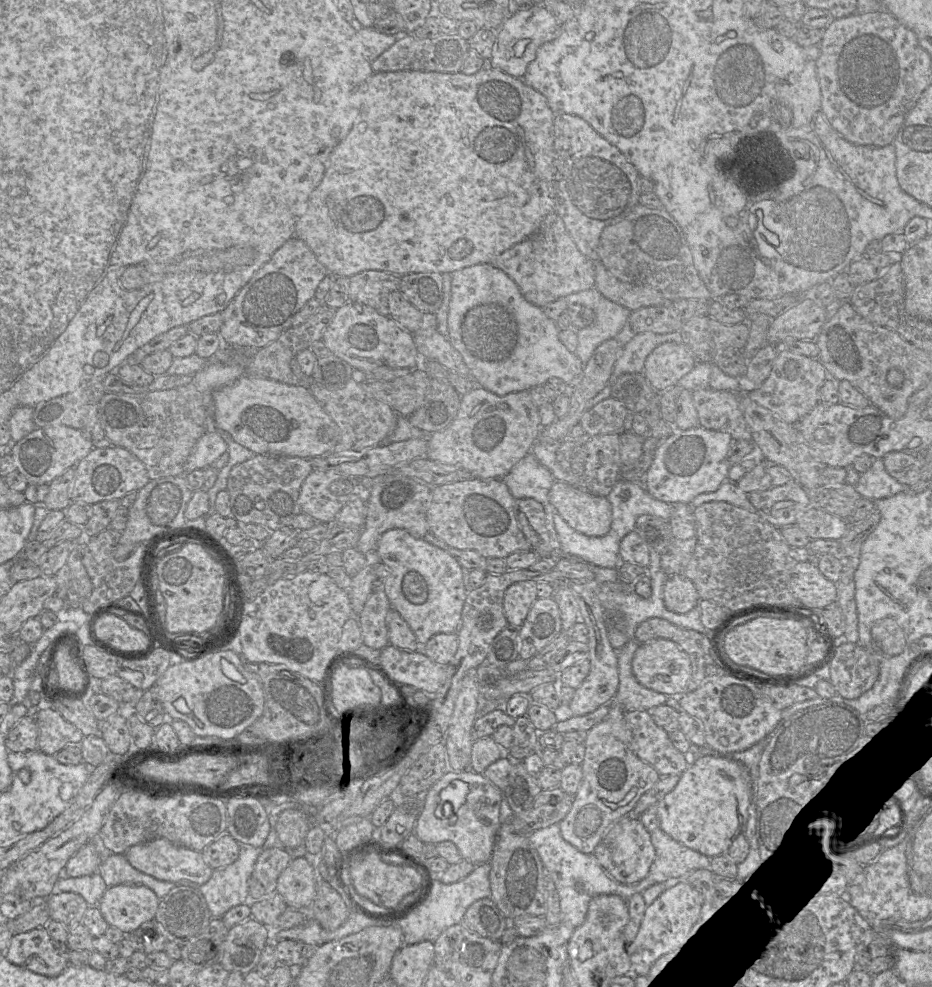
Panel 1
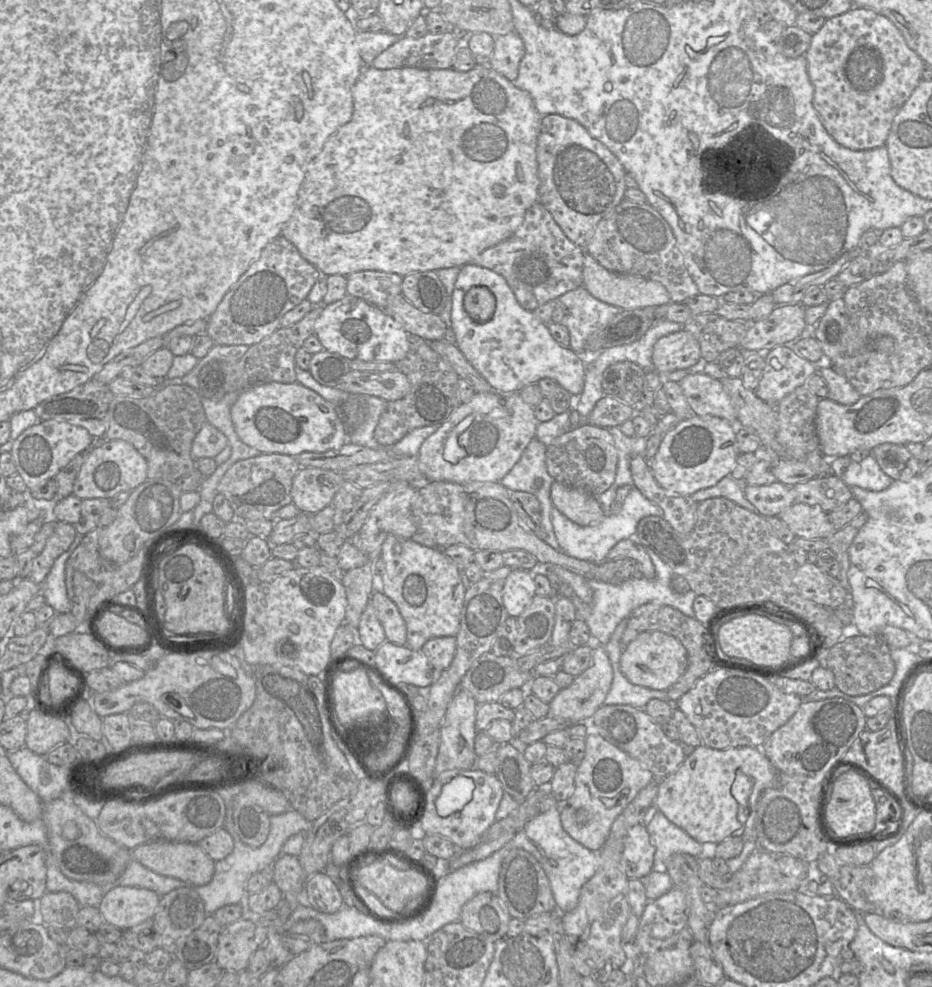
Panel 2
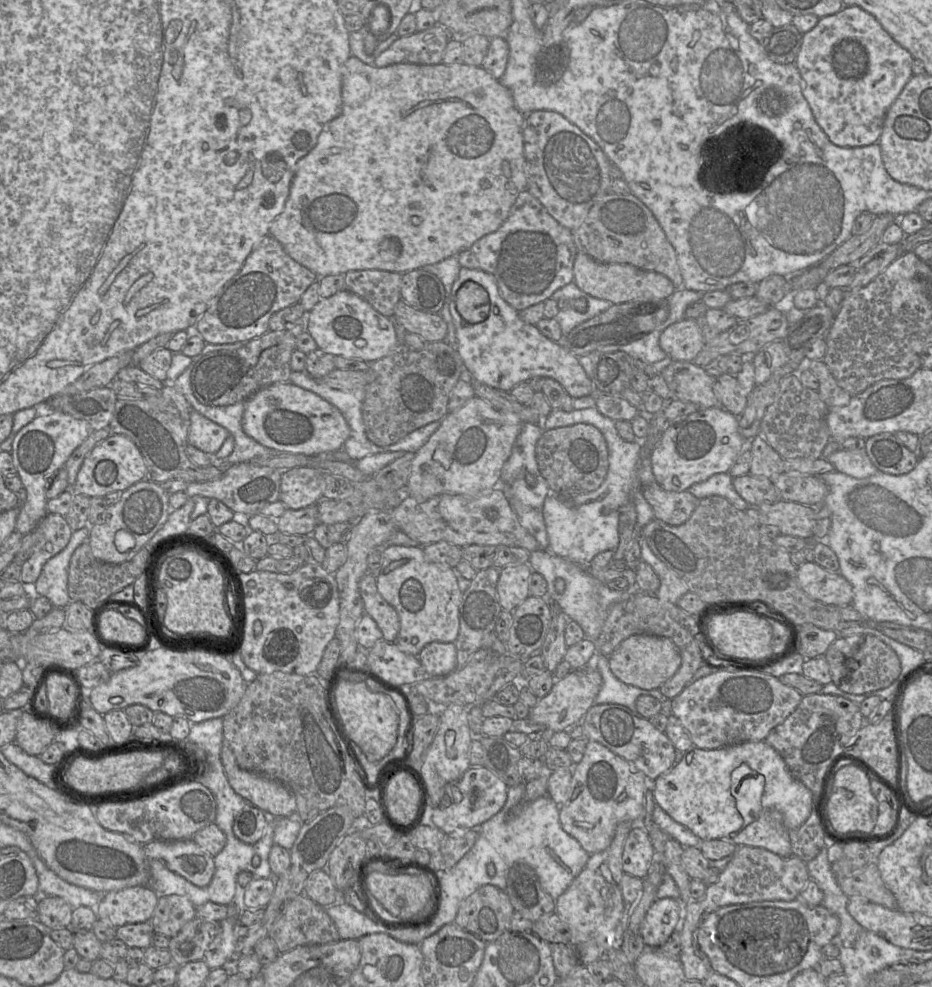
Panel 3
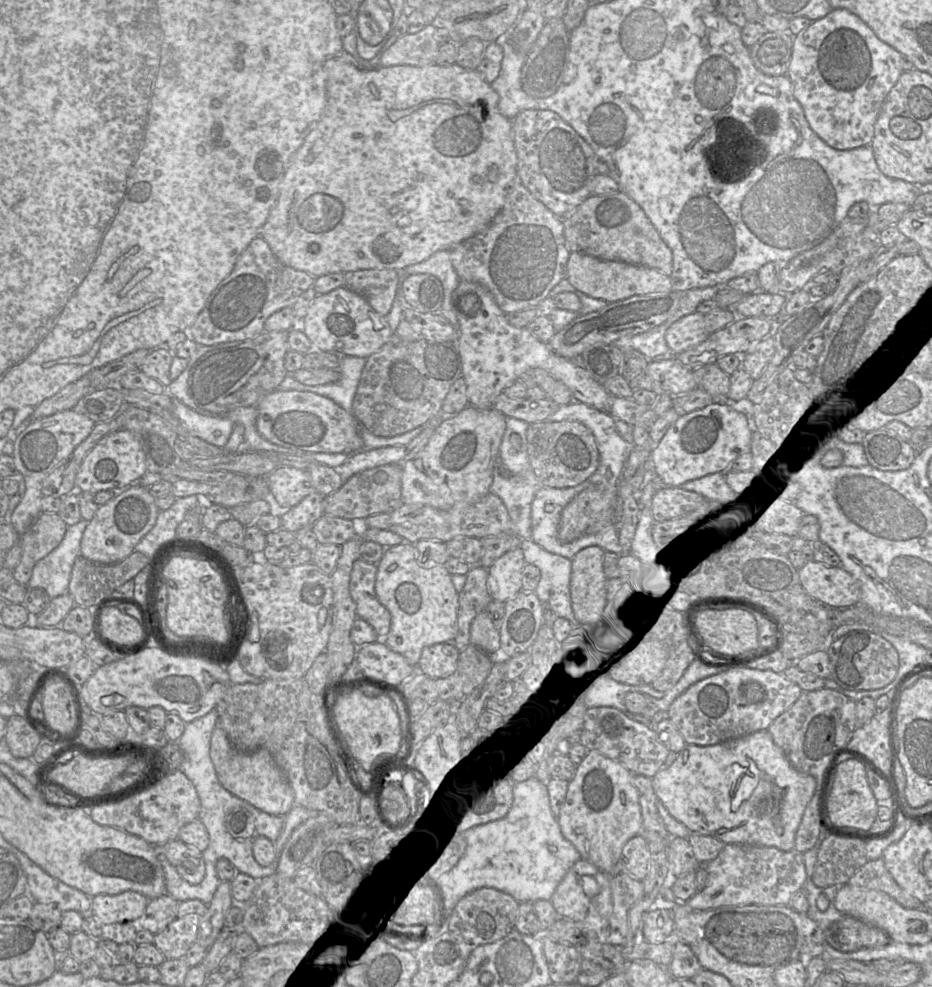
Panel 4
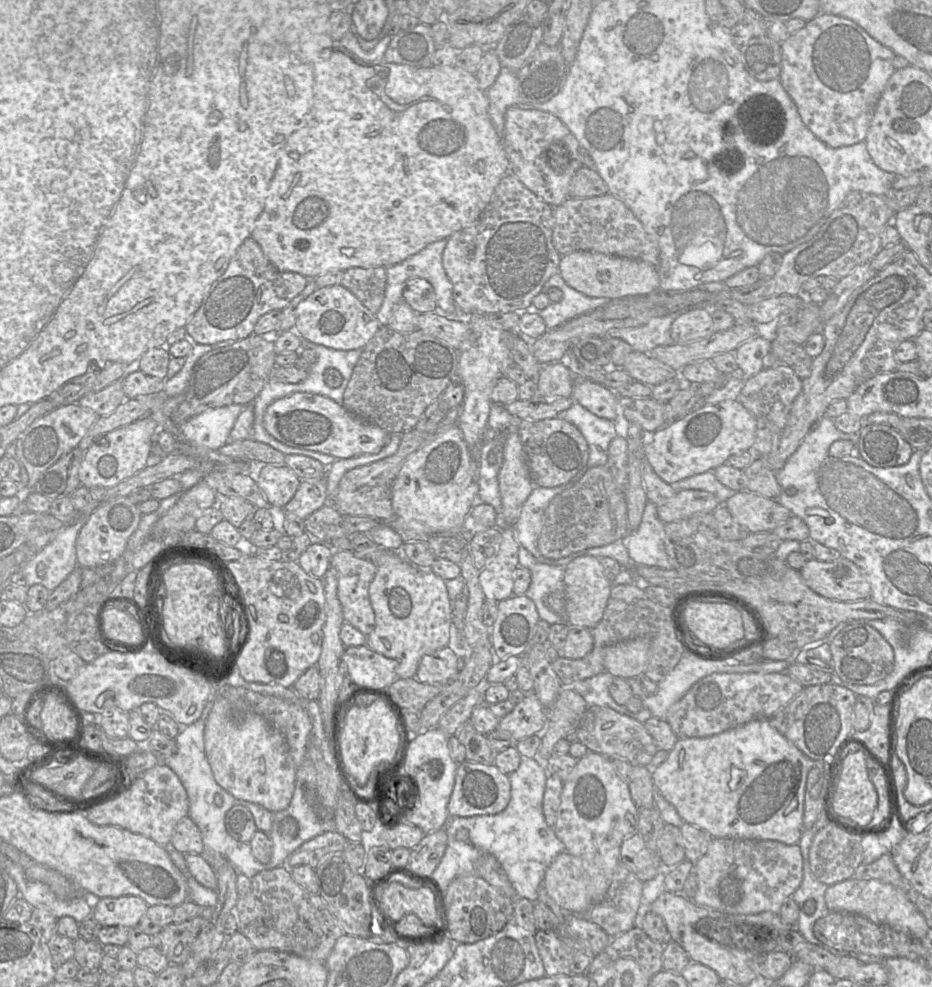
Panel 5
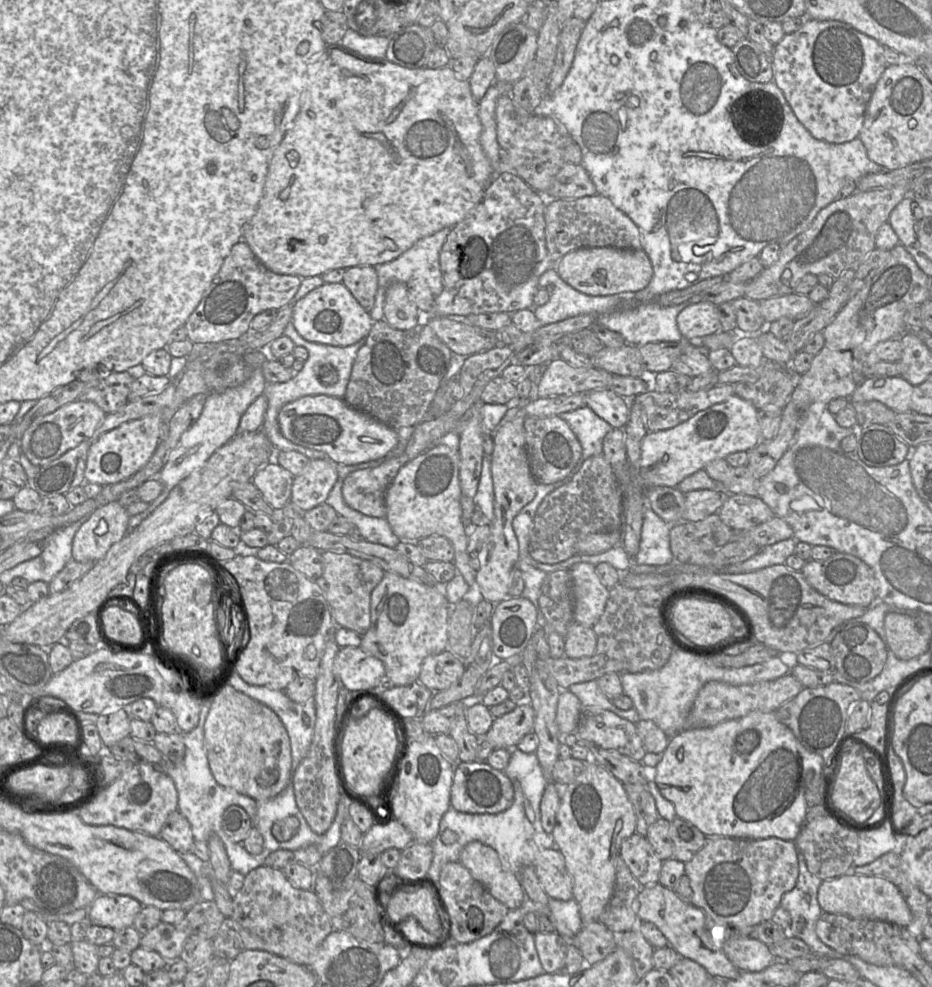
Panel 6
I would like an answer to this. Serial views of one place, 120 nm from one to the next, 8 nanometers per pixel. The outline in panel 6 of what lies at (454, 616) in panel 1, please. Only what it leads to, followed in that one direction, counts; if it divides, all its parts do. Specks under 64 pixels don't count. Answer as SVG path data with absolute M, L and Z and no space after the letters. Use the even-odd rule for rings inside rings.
M385 572L371 593L371 624L362 635L360 647L381 660L385 666L385 683L405 686L418 681L421 666L428 656L448 648L448 617L451 606L442 586L428 586Z

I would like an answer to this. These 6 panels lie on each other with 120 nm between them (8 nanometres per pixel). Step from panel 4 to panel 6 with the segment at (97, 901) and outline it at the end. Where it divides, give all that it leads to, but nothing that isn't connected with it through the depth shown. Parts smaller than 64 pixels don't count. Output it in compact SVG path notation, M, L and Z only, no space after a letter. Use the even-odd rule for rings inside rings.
M98 893L88 908L88 918L93 925L119 930L133 926L143 905L129 895Z

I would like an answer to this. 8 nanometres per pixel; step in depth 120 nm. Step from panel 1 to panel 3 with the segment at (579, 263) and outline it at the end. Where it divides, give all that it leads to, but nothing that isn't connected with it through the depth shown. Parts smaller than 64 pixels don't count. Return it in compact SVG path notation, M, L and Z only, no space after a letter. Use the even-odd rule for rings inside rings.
M524 190L518 195L507 219L501 226L477 240L467 250L460 252L457 258L463 268L479 269L493 275L501 297L520 312L532 305L544 302L556 290L573 282L573 267L577 253L572 231L560 225L530 192Z

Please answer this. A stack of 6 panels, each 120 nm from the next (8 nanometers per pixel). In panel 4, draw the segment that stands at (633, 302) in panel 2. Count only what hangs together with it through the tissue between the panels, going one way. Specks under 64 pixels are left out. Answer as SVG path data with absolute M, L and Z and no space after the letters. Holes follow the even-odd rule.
M571 252L567 263L567 279L586 295L616 302L635 295L667 293L672 291L670 276L647 266L637 266L621 261L601 260L581 252Z

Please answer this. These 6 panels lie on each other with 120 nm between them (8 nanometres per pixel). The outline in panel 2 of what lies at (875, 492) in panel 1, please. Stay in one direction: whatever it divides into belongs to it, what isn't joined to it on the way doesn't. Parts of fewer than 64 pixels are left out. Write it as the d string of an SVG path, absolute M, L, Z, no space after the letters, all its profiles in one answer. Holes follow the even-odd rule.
M871 454L859 463L851 461L841 479L849 487L870 491L882 491L893 482L893 479L881 470Z

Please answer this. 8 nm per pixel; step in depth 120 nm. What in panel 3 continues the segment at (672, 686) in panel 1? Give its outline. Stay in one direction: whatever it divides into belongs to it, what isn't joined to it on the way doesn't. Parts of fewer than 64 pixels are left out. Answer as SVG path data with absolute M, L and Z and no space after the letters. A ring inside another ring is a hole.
M635 634L624 641L608 657L612 673L622 682L641 689L658 689L669 680L681 664L681 655L675 643L666 637Z

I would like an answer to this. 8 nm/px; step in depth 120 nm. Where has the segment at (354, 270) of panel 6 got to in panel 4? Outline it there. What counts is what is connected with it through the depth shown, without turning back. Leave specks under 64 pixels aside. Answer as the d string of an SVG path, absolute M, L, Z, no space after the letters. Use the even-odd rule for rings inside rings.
M367 269L344 273L344 287L358 294L370 307L382 316L386 316L396 298L401 273L391 269Z

